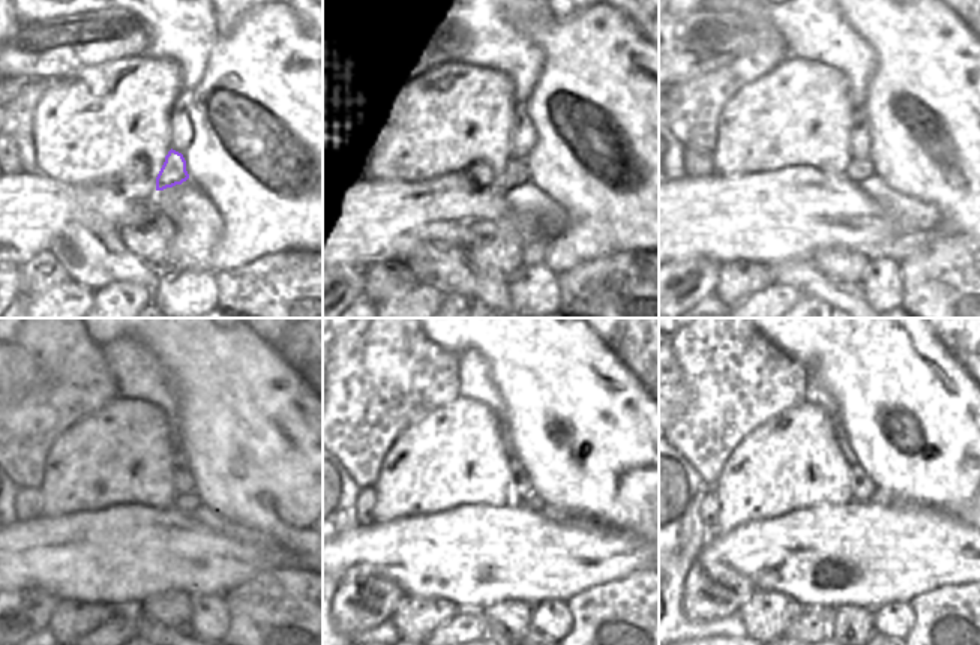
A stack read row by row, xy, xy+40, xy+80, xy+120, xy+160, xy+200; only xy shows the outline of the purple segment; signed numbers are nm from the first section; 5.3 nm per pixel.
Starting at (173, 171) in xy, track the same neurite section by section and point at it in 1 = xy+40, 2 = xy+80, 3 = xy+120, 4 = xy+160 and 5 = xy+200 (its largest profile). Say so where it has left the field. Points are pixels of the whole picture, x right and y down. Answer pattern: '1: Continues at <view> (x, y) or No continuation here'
1: Continues at xy+40 (515, 173)
2: Continues at xy+80 (856, 171)
3: Continues at xy+120 (188, 503)
4: Continues at xy+160 (532, 501)
5: Continues at xy+200 (880, 497).

